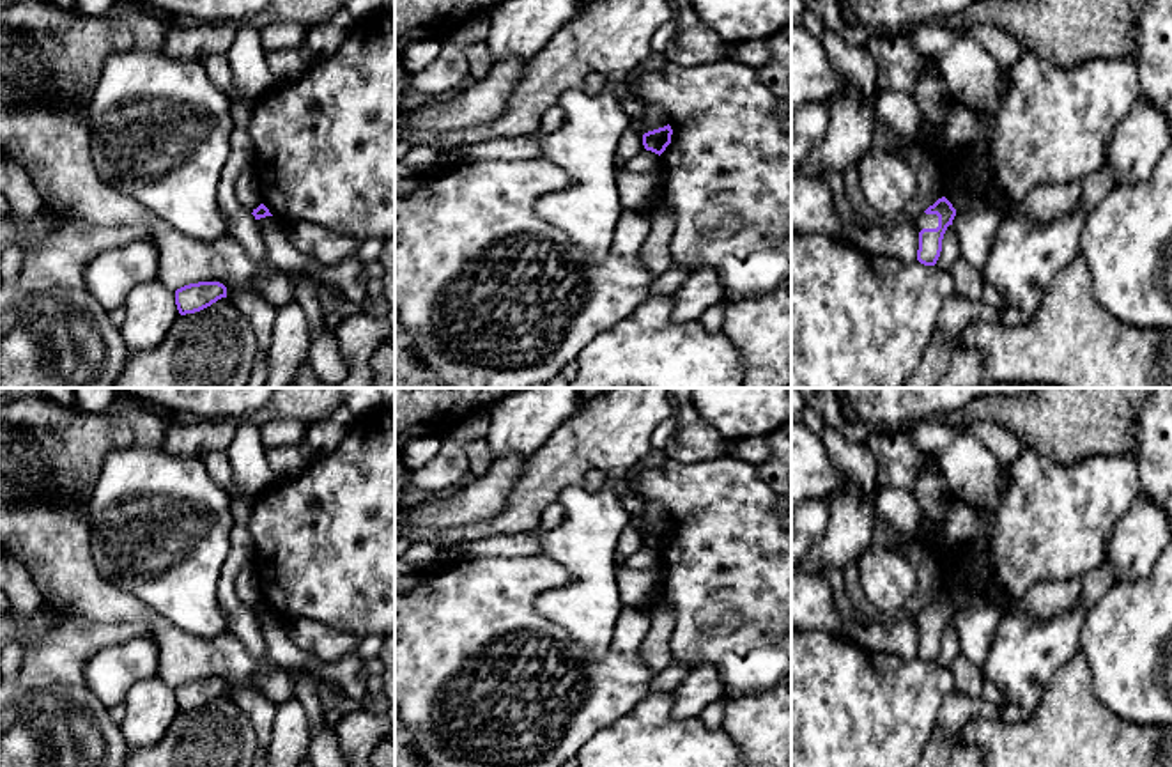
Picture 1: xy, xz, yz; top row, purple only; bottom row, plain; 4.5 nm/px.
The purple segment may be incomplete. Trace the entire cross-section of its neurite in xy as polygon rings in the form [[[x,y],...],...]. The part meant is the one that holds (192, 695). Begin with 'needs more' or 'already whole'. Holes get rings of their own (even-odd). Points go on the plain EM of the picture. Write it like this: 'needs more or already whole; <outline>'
already whole; [[[198,678],[175,687],[175,701],[181,712],[200,709],[221,694],[227,694],[227,684],[220,678]]]

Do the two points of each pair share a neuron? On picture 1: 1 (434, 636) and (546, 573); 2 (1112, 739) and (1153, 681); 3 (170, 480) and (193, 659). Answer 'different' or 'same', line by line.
1: same
2: different
3: different

